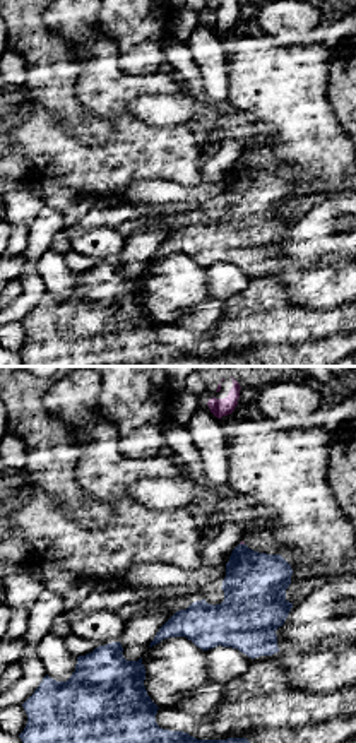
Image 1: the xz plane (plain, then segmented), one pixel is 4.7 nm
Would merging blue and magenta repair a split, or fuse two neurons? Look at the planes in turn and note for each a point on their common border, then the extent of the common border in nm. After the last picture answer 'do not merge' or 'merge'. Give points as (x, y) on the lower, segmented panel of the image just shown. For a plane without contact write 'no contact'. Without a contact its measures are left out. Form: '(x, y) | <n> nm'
(242, 545) | 30 nm

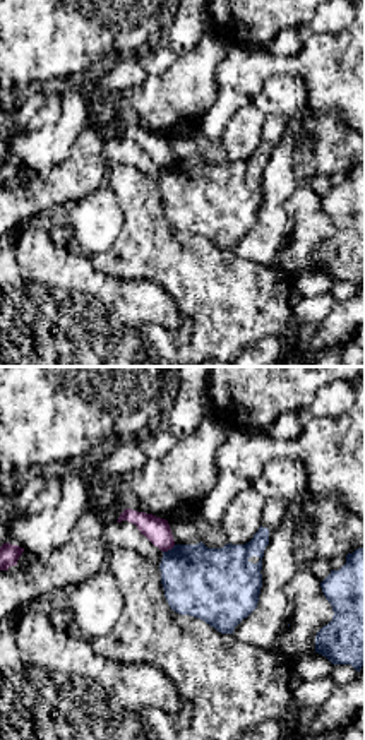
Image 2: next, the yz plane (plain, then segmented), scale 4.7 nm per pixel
(168, 550) | 70 nm

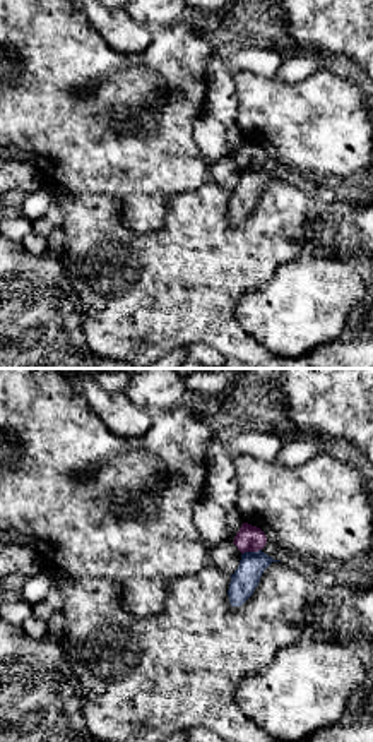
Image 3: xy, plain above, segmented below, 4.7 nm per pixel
(250, 552) | 100 nm

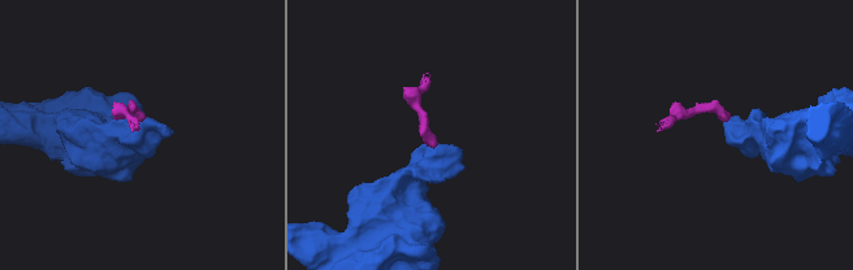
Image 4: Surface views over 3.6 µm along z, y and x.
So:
do not merge

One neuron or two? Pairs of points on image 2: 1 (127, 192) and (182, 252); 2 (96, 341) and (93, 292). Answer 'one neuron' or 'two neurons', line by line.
1: one neuron
2: one neuron

